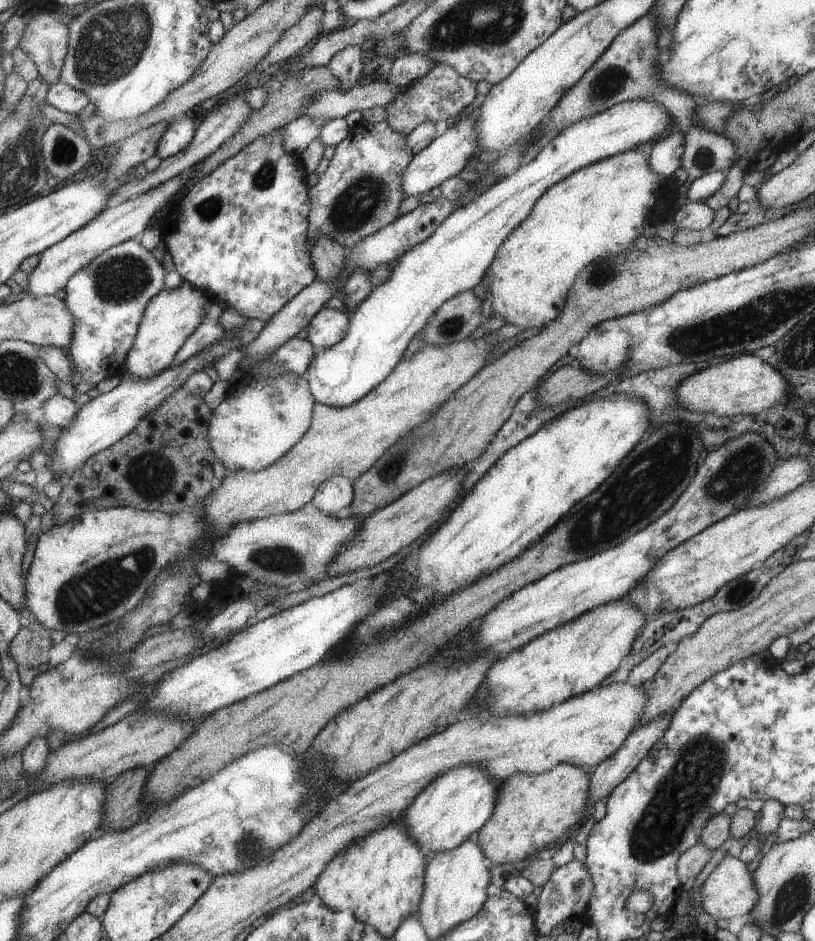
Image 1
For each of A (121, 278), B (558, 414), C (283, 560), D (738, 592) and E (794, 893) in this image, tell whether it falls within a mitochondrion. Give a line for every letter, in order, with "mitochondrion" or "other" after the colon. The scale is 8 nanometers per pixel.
A: mitochondrion
B: other
C: mitochondrion
D: mitochondrion
E: mitochondrion

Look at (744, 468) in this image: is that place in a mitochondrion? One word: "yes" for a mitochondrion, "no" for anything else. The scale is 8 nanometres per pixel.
yes

